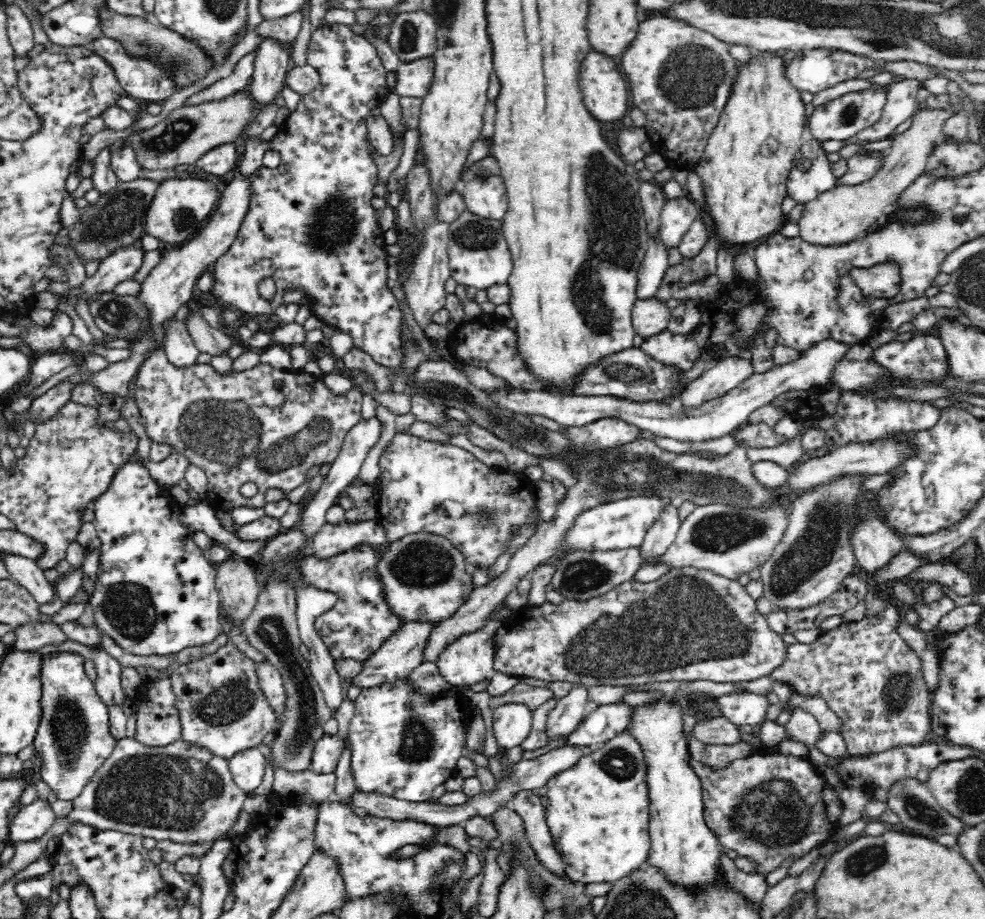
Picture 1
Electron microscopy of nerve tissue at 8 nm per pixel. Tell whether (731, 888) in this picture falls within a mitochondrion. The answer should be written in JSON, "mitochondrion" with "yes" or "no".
{"mitochondrion":"no"}

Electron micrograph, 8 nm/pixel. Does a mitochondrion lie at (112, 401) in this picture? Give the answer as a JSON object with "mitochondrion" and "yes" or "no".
{"mitochondrion":"no"}

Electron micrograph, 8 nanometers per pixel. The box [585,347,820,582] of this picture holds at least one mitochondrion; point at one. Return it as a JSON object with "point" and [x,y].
{"point":[723,531]}

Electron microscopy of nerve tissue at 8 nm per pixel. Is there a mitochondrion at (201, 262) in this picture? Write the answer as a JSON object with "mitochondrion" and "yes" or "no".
{"mitochondrion":"no"}

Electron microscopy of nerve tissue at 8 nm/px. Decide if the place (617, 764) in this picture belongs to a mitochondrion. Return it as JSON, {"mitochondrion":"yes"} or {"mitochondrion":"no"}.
{"mitochondrion":"yes"}

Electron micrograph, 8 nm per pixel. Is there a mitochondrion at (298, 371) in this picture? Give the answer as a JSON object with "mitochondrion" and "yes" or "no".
{"mitochondrion":"no"}

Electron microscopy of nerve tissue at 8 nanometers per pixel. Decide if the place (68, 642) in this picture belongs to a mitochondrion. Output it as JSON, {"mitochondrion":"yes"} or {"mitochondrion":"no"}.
{"mitochondrion":"no"}

